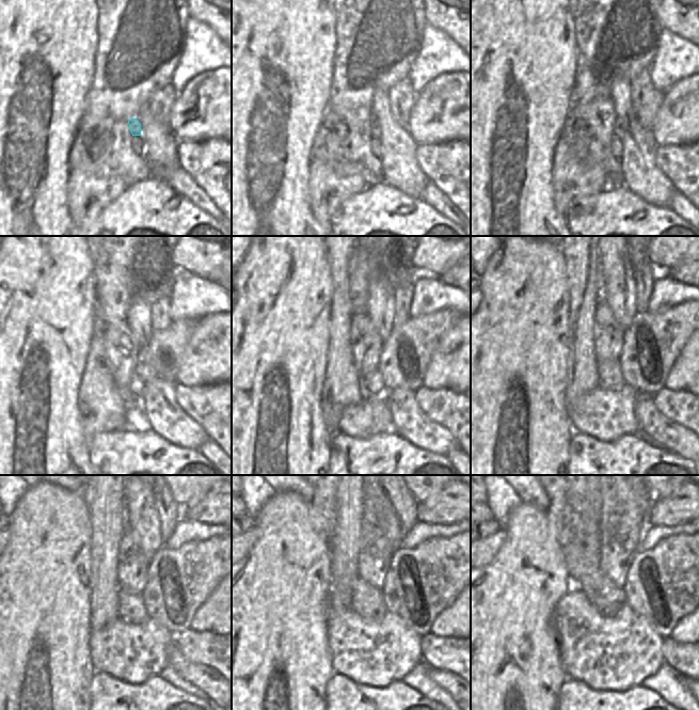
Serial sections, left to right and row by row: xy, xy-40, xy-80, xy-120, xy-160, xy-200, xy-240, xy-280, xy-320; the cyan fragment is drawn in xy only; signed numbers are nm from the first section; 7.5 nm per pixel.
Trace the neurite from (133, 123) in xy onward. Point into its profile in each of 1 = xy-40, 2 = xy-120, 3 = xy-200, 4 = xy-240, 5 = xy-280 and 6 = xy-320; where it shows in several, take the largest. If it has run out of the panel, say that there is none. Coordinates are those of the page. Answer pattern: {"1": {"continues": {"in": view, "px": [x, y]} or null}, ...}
{"1": {"continues": {"in": "xy-40", "px": [375, 126]}}, "2": {"continues": {"in": "xy-120", "px": [159, 359]}}, "3": {"continues": {"in": "xy-200", "px": [653, 341]}}, "4": {"continues": {"in": "xy-240", "px": [179, 581]}}, "5": {"continues": {"in": "xy-280", "px": [422, 582]}}, "6": {"continues": {"in": "xy-320", "px": [664, 584]}}}

